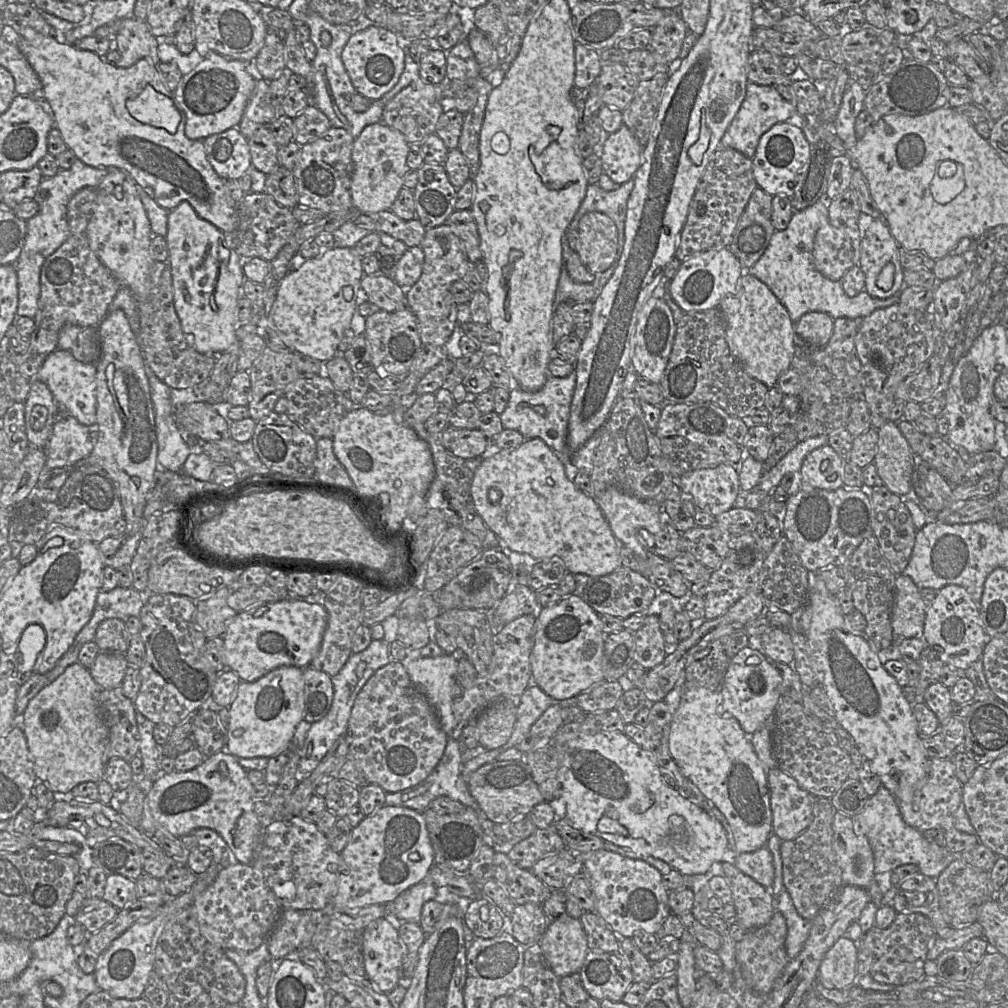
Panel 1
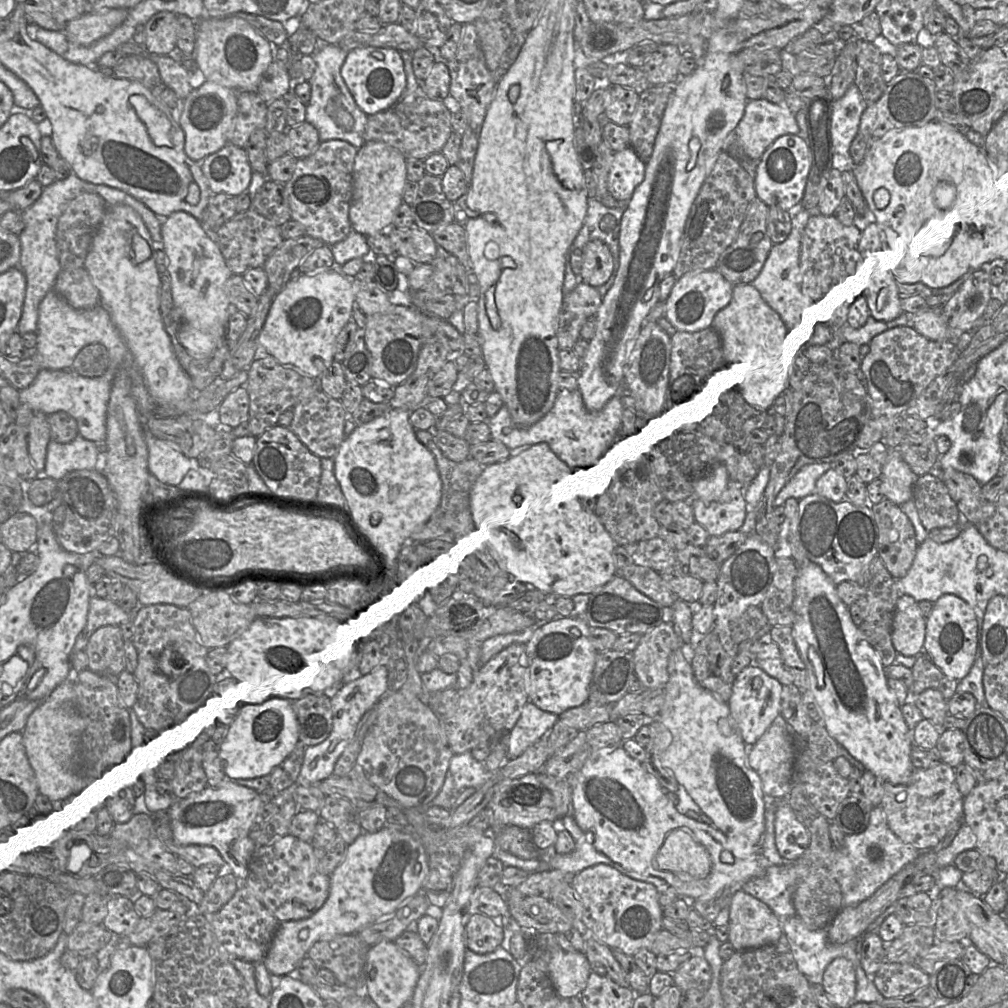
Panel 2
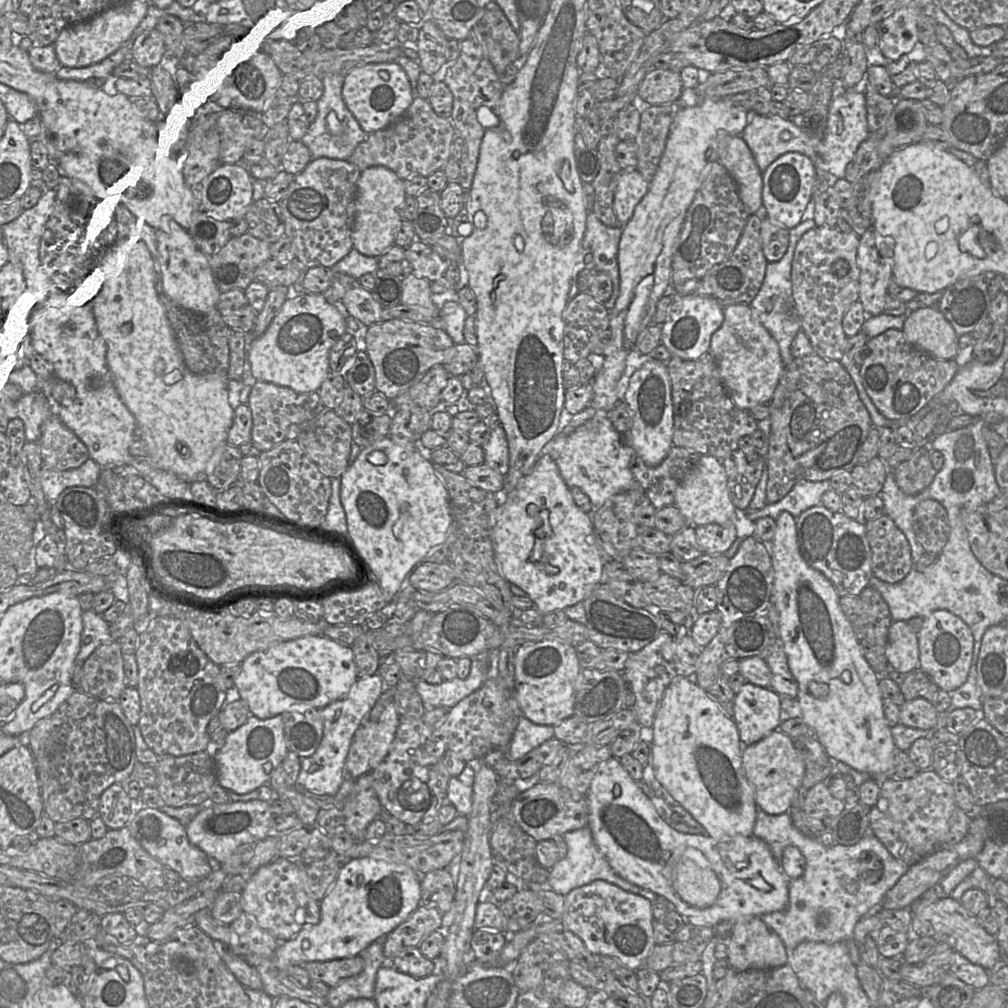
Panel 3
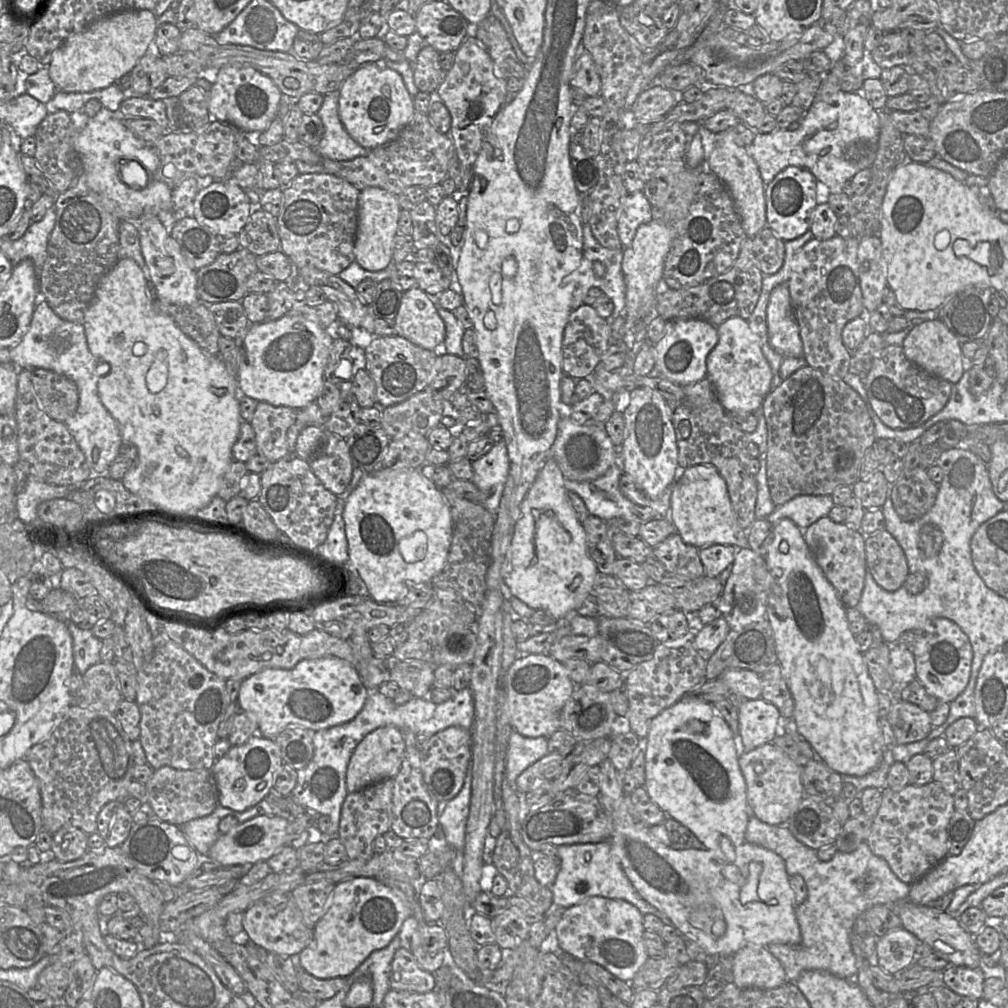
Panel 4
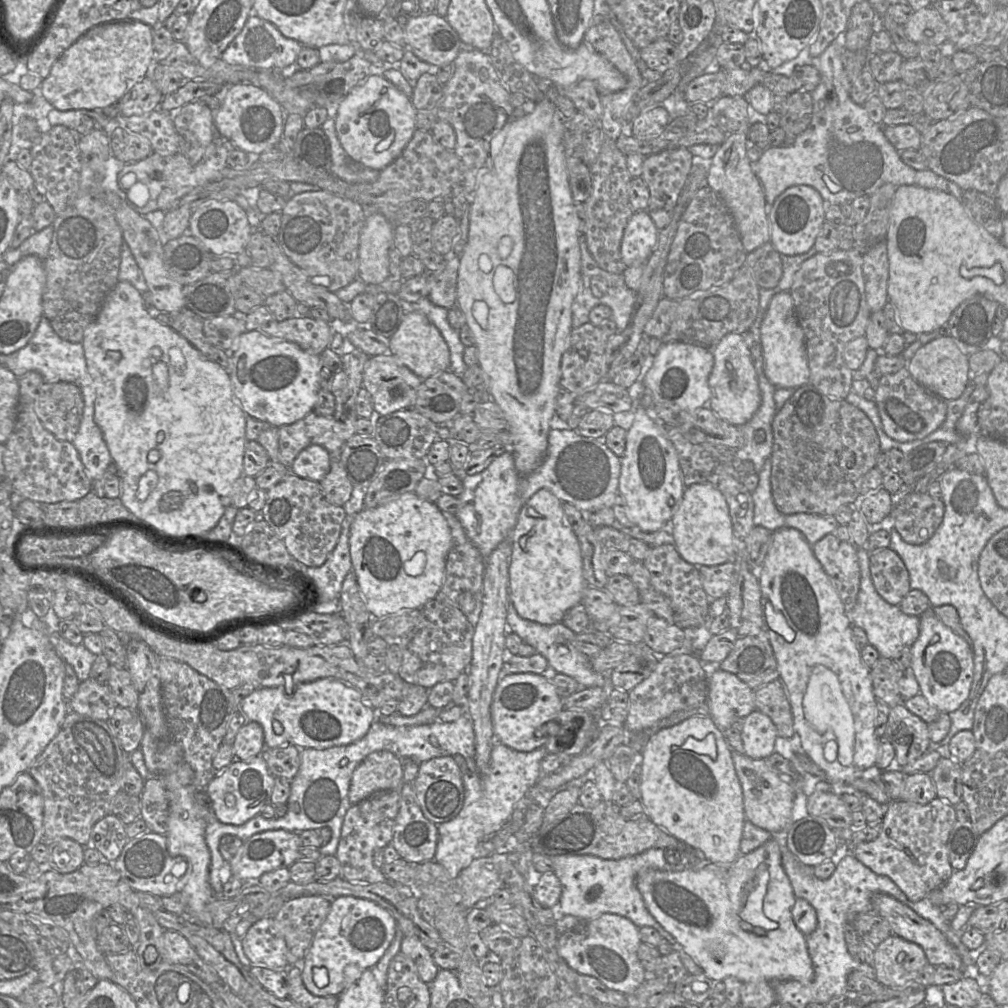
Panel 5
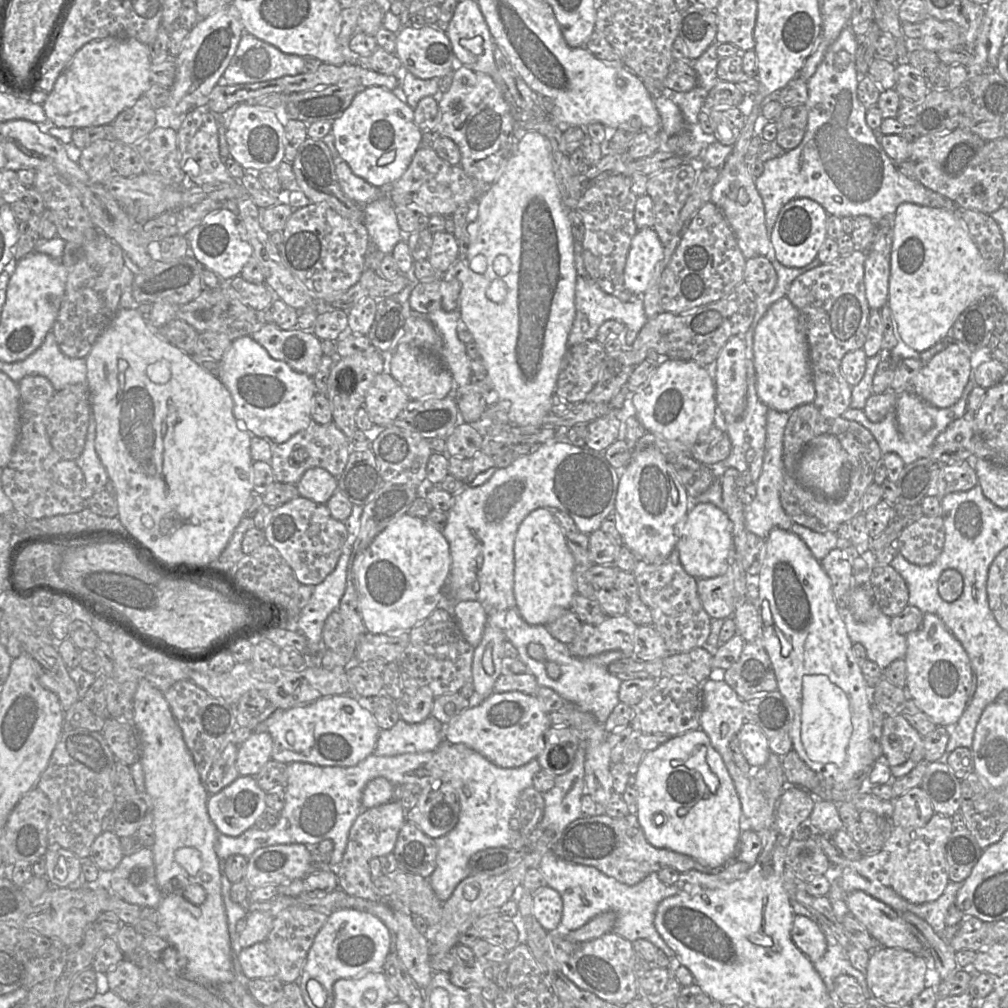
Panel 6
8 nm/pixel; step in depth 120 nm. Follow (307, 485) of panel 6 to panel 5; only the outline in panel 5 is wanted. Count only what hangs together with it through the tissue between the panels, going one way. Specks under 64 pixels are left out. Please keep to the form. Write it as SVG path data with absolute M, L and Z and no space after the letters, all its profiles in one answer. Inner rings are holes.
M310 445L302 450L291 466L291 472L301 478L320 482L329 472L331 456L320 445Z

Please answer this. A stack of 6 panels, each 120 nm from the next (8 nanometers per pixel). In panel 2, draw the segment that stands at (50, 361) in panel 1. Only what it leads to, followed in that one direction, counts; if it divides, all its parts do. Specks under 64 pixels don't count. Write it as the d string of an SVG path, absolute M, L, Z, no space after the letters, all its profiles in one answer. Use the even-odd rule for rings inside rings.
M109 365L106 372L95 378L83 377L71 370L39 371L33 383L19 393L19 401L28 405L33 412L42 412L47 416L56 412L65 412L77 423L79 434L90 441L103 445L106 437L107 405L115 375L122 371Z

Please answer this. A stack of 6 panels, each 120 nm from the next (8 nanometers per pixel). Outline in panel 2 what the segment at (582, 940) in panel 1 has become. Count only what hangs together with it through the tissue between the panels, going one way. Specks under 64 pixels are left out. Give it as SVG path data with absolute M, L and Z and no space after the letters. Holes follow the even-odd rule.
M555 950L548 962L552 985L560 999L580 996L585 989L590 965L584 952Z

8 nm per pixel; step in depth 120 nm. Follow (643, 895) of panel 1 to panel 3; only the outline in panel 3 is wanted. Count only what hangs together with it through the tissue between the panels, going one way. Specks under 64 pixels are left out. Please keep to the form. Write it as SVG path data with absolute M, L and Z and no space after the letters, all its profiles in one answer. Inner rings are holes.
M604 880L574 888L564 900L561 920L578 936L593 955L611 956L636 971L644 965L655 945L651 902L641 895L621 889Z

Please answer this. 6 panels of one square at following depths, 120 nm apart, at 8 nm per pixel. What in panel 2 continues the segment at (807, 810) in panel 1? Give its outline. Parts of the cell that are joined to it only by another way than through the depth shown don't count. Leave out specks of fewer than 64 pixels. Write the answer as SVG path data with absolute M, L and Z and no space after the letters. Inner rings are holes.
M788 797L777 801L775 807L775 843L780 856L795 861L804 853L809 844L809 833L797 818Z

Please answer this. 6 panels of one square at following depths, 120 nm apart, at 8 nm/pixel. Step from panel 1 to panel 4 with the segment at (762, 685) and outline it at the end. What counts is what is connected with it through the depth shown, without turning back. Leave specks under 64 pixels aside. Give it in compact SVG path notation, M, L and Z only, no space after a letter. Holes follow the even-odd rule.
M745 699L738 708L739 735L745 752L770 743L777 735L780 713L764 699Z

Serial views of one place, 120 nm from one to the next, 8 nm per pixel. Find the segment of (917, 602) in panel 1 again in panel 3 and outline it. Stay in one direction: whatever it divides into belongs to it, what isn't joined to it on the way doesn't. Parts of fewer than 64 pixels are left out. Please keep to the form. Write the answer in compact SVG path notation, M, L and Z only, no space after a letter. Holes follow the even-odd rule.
M907 621L892 622L886 657L890 669L902 675L908 675L919 668L918 635Z

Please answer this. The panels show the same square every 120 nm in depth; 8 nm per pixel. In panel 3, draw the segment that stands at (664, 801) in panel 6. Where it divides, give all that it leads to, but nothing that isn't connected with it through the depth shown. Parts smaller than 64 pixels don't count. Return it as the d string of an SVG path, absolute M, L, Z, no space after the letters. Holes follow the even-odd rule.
M677 676L664 692L652 729L653 741L648 757L650 772L652 769L656 780L673 799L715 840L737 834L753 836L758 807L743 771L740 736L733 717L727 715L694 679Z

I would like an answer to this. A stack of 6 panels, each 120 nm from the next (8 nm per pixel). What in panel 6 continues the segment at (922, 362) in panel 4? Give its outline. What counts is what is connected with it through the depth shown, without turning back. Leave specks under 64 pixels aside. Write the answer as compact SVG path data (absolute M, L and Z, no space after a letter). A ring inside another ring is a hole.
M952 343L923 365L914 379L914 392L928 406L950 407L961 398L970 373L970 358Z

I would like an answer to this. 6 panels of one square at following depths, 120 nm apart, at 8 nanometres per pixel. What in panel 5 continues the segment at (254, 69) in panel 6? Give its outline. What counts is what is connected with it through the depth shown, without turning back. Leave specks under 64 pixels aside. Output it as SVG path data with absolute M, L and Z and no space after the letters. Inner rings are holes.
M252 13L241 32L228 45L221 59L231 65L240 65L258 69L285 69L294 66L302 45L284 37L270 22Z

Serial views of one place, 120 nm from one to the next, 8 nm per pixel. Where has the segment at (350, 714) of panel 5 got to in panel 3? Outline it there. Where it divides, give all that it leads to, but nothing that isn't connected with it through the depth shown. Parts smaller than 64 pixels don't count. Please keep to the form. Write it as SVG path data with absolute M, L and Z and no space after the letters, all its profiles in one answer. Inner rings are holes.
M310 635L250 654L240 664L235 687L252 715L268 719L289 711L322 710L344 698L357 679L352 647L324 635Z

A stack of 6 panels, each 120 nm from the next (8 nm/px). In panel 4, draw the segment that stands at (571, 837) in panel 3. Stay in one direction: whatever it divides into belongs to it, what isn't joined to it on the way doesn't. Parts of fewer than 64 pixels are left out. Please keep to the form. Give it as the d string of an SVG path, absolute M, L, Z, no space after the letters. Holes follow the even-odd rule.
M610 840L598 843L562 845L558 847L560 866L551 886L553 903L560 909L579 904L591 896L602 896L610 899L621 899L638 908L643 914L653 914L661 919L664 925L672 924L671 920L653 905L648 903L634 888L626 876L620 859L615 855Z

